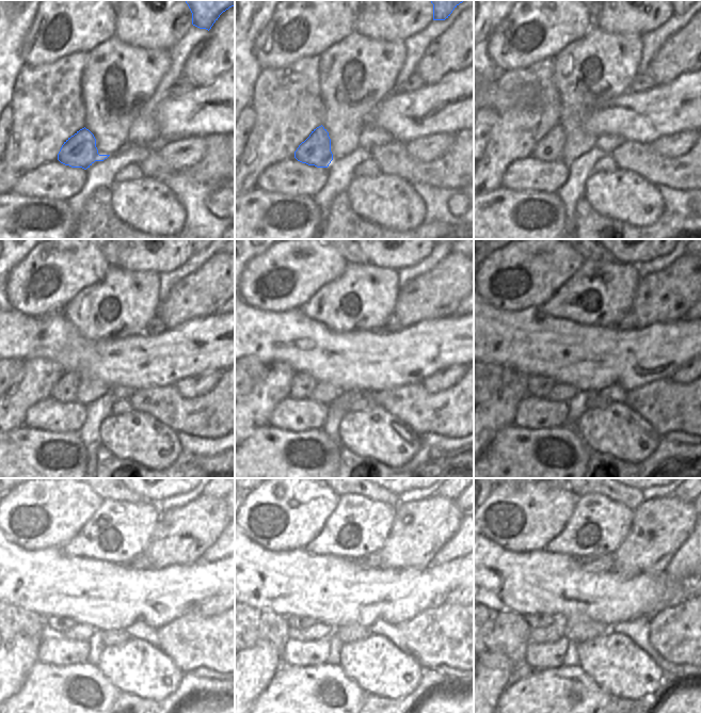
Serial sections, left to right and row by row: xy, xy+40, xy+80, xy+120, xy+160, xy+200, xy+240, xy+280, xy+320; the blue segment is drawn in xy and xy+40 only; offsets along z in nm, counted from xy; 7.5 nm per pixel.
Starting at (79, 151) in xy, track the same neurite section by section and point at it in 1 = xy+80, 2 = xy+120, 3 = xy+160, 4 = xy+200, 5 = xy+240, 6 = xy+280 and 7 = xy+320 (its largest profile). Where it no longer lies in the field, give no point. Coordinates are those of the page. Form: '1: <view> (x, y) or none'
1: xy+80 (550, 147)
2: xy+120 (65, 391)
3: xy+160 (302, 384)
4: xy+200 (538, 385)
5: xy+240 (54, 623)
6: xy+280 (296, 622)
7: xy+320 (535, 620)

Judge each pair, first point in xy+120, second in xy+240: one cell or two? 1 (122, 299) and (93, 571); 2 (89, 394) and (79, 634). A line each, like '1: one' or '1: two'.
1: two
2: one

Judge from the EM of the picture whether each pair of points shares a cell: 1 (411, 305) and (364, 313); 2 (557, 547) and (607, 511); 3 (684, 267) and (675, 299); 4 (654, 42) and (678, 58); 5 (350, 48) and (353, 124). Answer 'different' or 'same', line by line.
1: different
2: same
3: same
4: different
5: same

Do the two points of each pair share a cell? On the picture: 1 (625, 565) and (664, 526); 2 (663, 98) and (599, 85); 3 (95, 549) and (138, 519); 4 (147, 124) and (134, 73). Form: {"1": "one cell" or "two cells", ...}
{"1": "one cell", "2": "two cells", "3": "one cell", "4": "two cells"}

